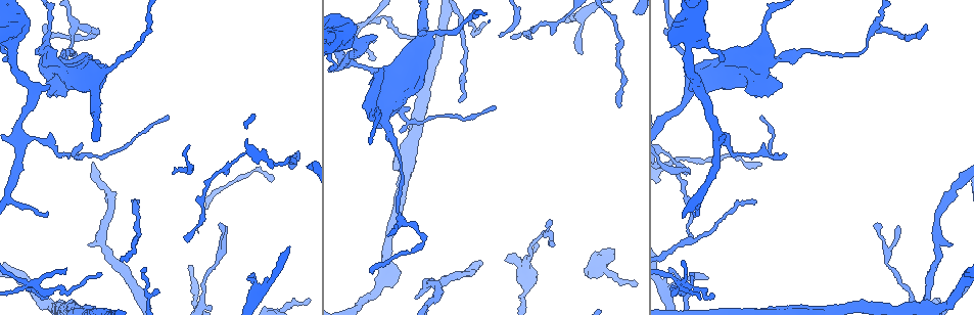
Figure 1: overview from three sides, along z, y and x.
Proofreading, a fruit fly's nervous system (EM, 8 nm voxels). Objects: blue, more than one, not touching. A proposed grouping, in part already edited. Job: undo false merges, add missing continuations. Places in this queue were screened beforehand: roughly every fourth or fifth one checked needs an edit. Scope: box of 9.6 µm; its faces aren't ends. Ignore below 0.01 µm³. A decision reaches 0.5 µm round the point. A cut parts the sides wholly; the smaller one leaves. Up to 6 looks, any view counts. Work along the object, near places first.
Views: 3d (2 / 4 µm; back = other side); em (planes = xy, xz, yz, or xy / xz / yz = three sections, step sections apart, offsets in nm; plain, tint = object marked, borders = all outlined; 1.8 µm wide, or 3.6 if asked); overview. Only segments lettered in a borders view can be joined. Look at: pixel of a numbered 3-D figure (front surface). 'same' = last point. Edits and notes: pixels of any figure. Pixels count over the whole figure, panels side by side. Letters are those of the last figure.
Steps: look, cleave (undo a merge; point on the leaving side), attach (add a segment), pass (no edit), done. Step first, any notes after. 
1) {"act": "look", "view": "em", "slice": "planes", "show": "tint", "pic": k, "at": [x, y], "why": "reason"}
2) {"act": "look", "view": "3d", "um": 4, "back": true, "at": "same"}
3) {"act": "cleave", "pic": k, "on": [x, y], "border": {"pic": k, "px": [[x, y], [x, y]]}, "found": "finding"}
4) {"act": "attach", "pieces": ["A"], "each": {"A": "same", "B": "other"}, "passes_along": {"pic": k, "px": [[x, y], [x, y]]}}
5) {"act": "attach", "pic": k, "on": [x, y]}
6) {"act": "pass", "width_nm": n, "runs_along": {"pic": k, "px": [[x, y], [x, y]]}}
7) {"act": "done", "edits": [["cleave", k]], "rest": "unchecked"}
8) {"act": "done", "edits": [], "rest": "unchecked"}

{"act": "look", "view": "em", "um": 3.6, "slice": "xy", "step": 16, "show": "borders", "pic": 1, "at": [12, 42], "why": "calibre changes"}

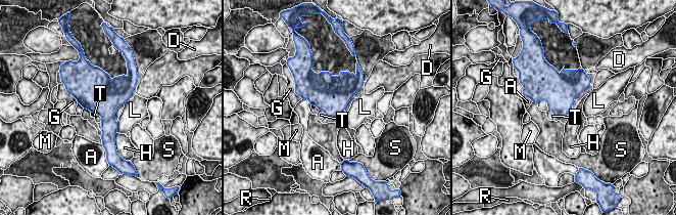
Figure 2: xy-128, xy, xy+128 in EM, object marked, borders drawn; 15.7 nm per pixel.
{"act": "pass", "width_nm": 340, "longest_contact_nm": ["A", 190], "each": {"A": "other", "D": "other", "G": "other", "H": "other", "L": "other", "M": "other", "R": "other", "S": "other", "T": "other"}, "found": "one neuron here"}

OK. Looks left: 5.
{"act": "look", "view": "3d", "um": 4, "pic": 1, "at": [388, 133], "why": "calibre changes"}

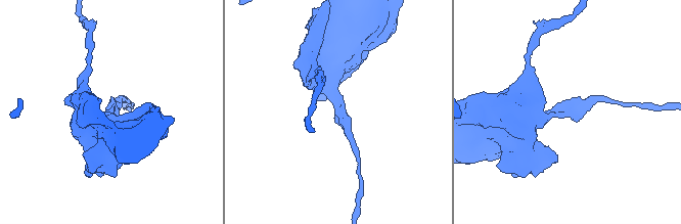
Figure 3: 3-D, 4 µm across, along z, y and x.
{"act": "look", "view": "em", "um": 3.6, "slice": "planes", "show": "borders", "pic": 3, "at": [568, 113]}

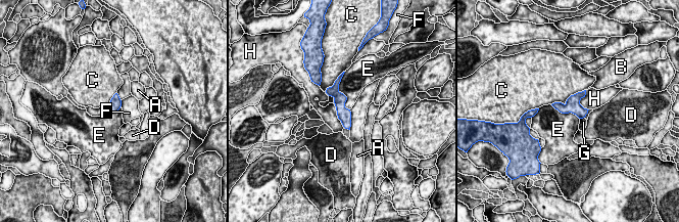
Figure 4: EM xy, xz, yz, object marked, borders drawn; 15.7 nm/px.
{"act": "pass", "each": {"A": "other", "B": "other", "C": "other", "D": "other", "E": "other", "F": "other", "G": "other", "H": "other"}, "found": "all the same neuron"}

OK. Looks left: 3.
{"act": "look", "view": "em", "slice": "xy", "step": 4, "show": "borders", "pic": 1, "at": [364, 24], "why": "two arms at a narrow angle"}

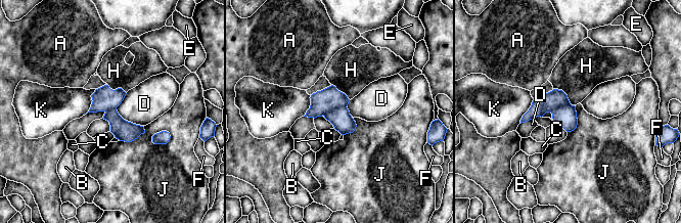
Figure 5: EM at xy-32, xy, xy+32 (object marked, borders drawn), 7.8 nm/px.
{"act": "look", "view": "em", "slice": "planes", "show": "borders", "at": "same"}

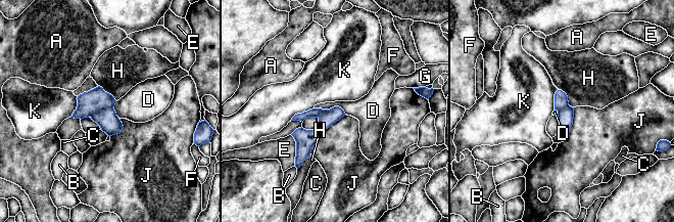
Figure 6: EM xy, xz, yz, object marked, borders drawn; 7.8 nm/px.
{"act": "cleave", "pic": 6, "on": [96, 99], "width_nm": 130, "each": {"A": "other", "B": "other", "C": "other", "D": "other", "E": "other", "F": "other", "G": "other", "H": "other", "J": "other", "K": "other"}, "border": {"pic": 6, "px": [[112, 107], [101, 108], [90, 116]]}, "found": "a second neuron is stuck on"}

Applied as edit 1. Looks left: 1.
{"act": "done", "edits": [["cleave", 6]], "rest": "unchecked"}

